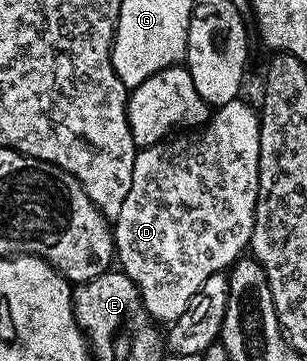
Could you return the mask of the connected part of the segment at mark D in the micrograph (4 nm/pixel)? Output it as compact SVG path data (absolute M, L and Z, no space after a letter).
M238 100L216 107L212 111L209 121L192 132L181 132L154 146L138 149L131 176L131 192L127 192L127 200L123 200L123 209L119 211L119 216L112 223L111 229L116 261L119 263L120 269L124 270L126 276L133 281L135 288L139 288L139 296L154 322L158 324L177 322L179 316L183 316L183 312L187 312L191 300L201 291L203 284L207 284L207 280L211 276L228 271L233 263L246 253L249 237L253 234L253 221L255 220L257 197L259 196L260 135L261 120L258 111L254 107L252 110L244 100Z

